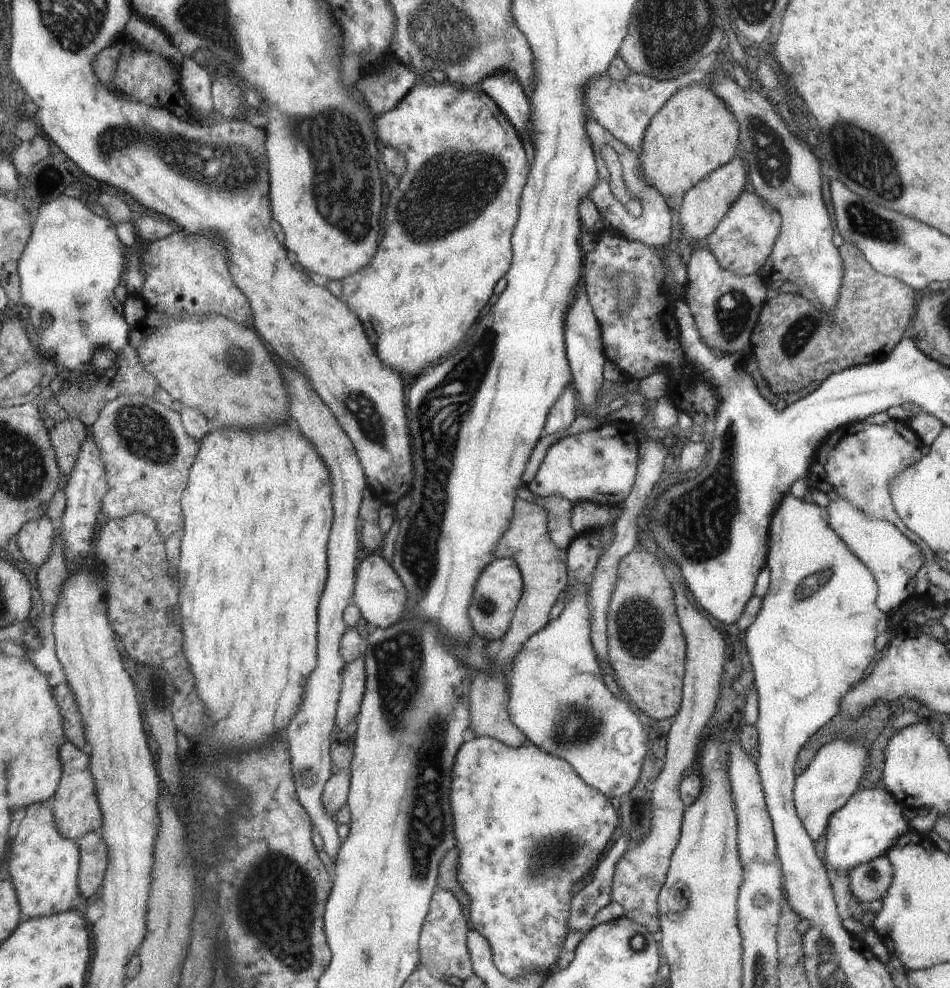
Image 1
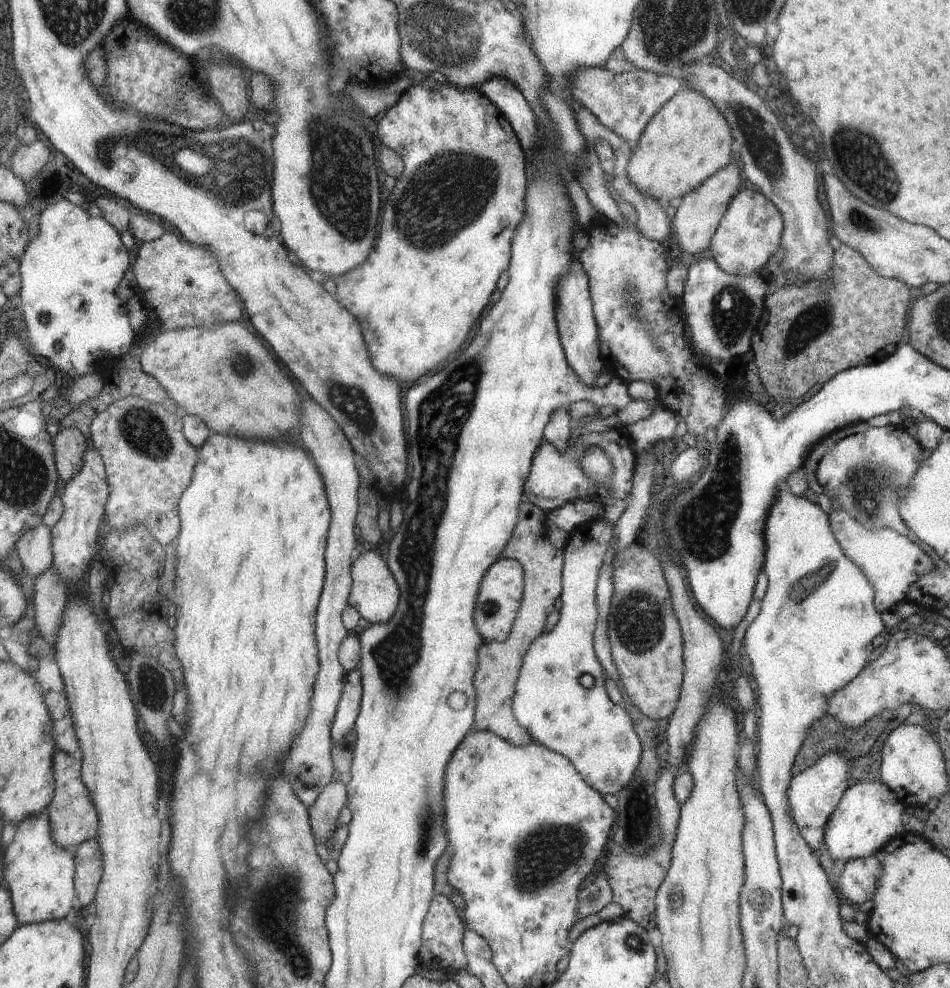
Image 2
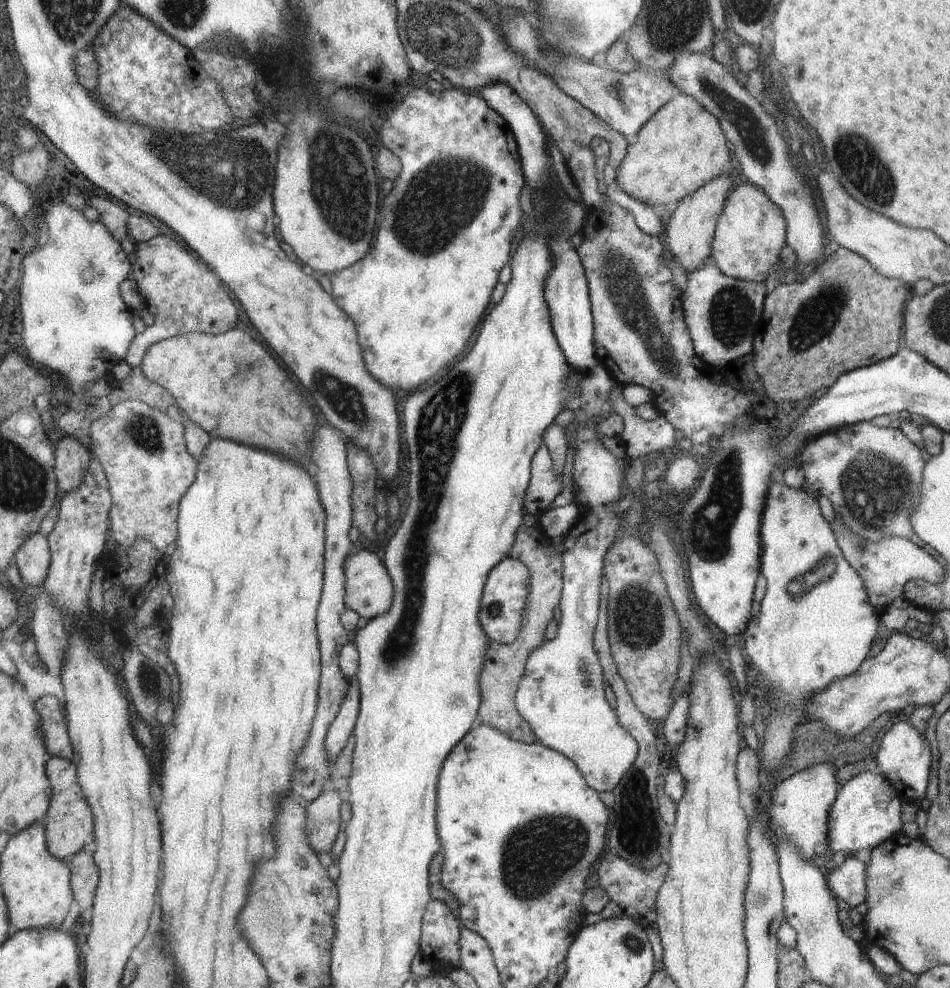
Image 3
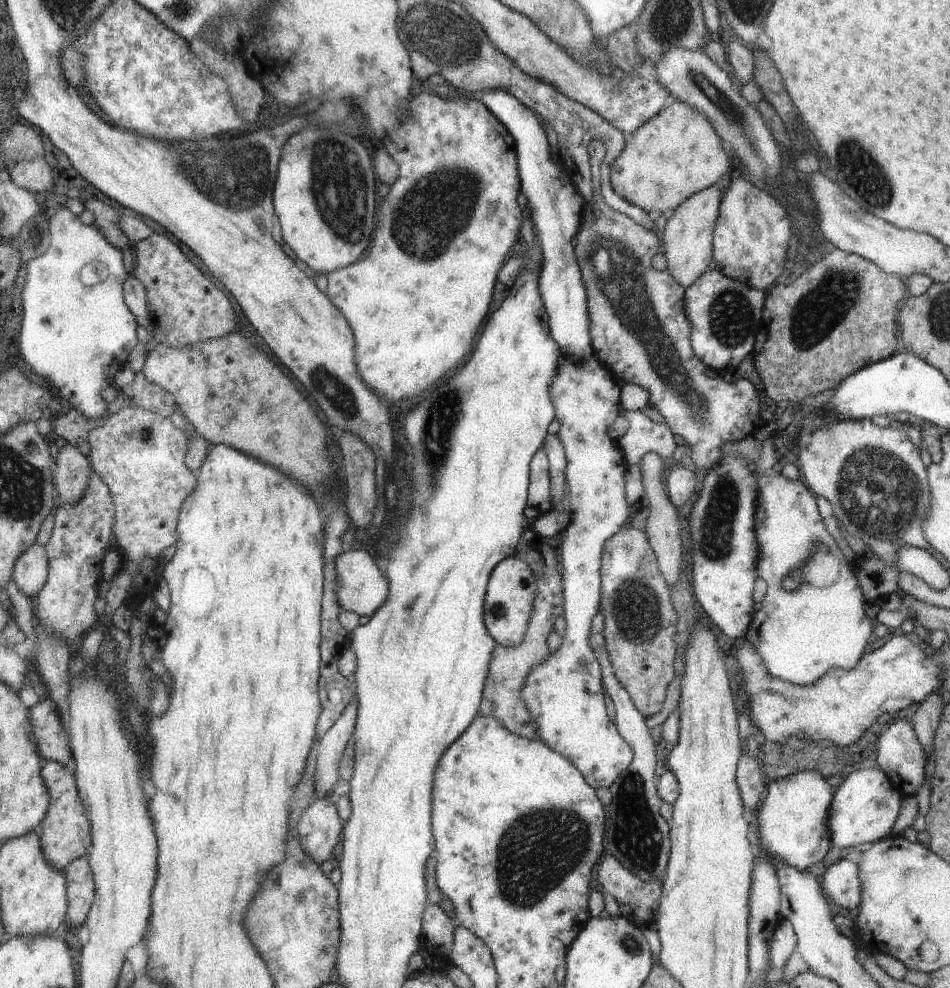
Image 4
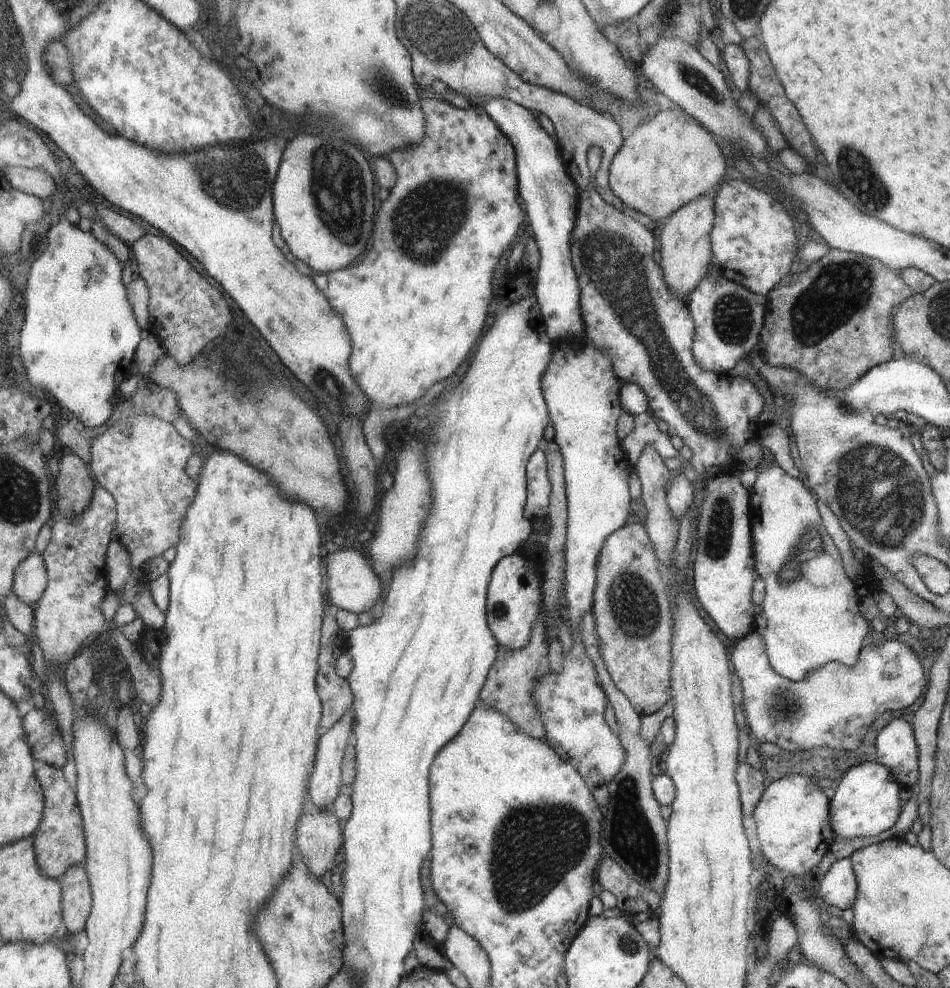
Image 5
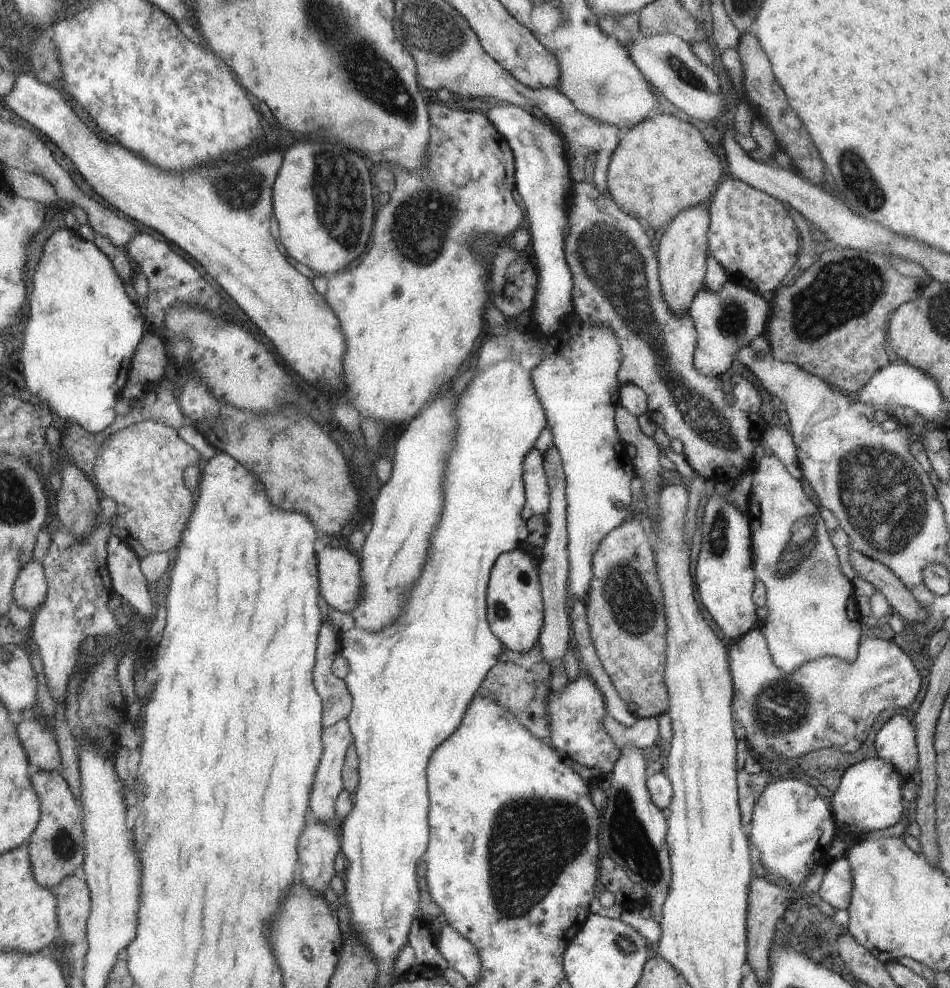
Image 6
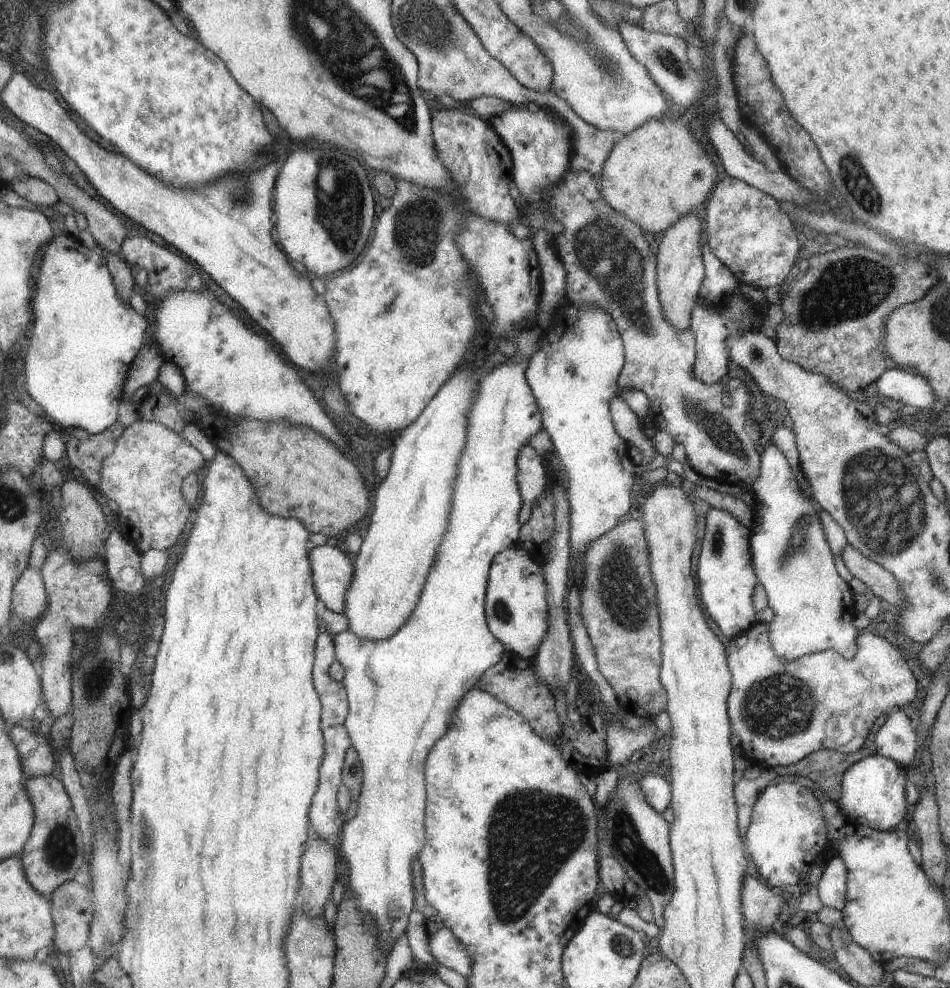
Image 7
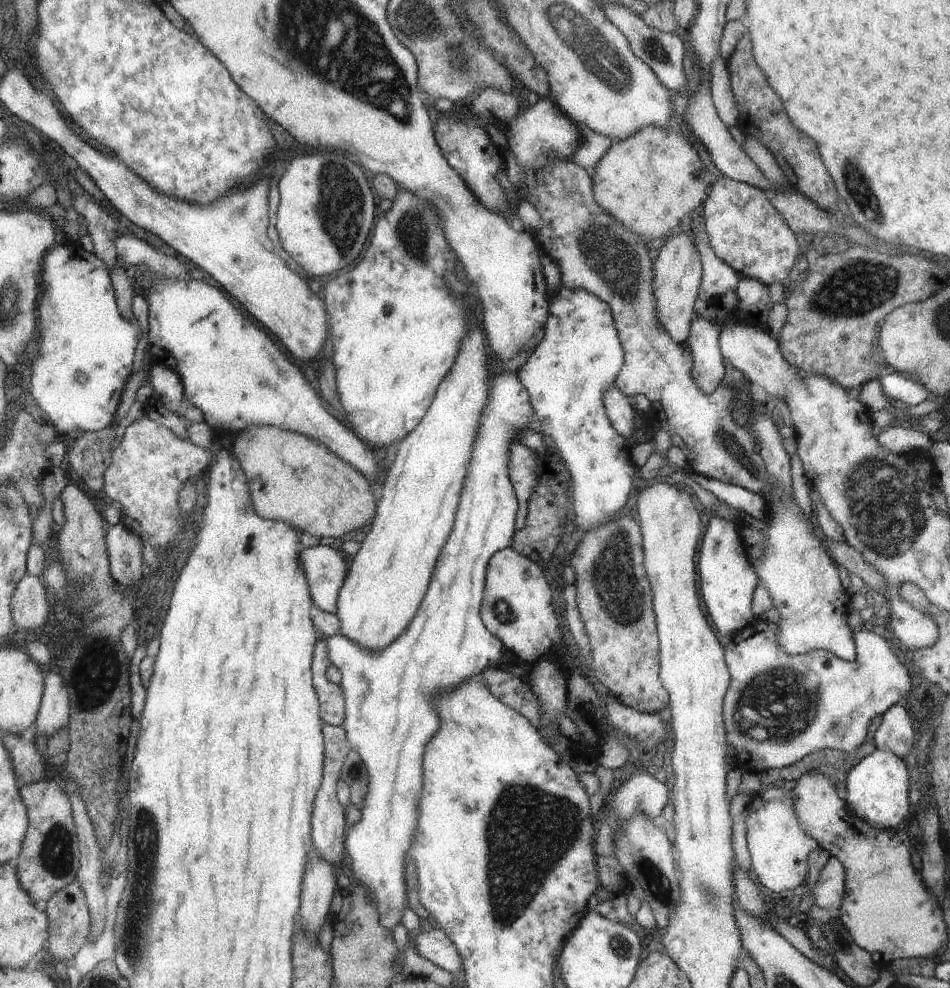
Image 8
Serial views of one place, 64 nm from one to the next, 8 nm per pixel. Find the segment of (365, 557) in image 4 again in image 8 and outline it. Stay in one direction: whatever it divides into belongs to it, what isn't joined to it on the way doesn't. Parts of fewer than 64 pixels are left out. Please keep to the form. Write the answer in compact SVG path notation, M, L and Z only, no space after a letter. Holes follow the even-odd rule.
M316 545L298 554L300 568L306 574L310 598L324 612L336 613L338 590L344 584L349 559L334 546Z

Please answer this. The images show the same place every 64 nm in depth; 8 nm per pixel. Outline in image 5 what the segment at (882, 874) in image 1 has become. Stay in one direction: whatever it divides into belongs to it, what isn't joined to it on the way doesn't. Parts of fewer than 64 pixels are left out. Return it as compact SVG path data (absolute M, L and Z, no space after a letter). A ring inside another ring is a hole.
M850 857L834 862L819 882L818 899L821 903L848 910L856 902L856 875Z

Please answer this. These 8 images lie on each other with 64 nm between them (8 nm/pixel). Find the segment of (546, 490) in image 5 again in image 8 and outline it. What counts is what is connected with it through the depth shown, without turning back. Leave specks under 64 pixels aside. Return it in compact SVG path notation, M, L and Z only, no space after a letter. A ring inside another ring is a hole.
M518 442L510 444L510 460L508 460L508 474L510 482L518 500L519 509L516 512L516 530L524 528L526 516L528 516L528 500L534 492L534 486L538 484L538 472L536 472L536 453L531 448L526 448Z

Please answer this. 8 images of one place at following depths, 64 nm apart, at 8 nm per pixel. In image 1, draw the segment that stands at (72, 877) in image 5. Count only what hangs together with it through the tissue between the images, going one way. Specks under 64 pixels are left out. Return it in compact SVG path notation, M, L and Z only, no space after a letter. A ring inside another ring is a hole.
M100 831L88 832L75 843L80 850L78 894L87 900L94 900L108 866L108 847Z

